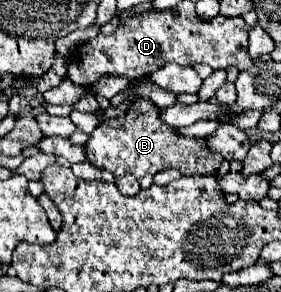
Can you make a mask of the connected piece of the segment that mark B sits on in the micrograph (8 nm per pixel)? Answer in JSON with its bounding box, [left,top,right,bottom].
[85,97,223,179]

